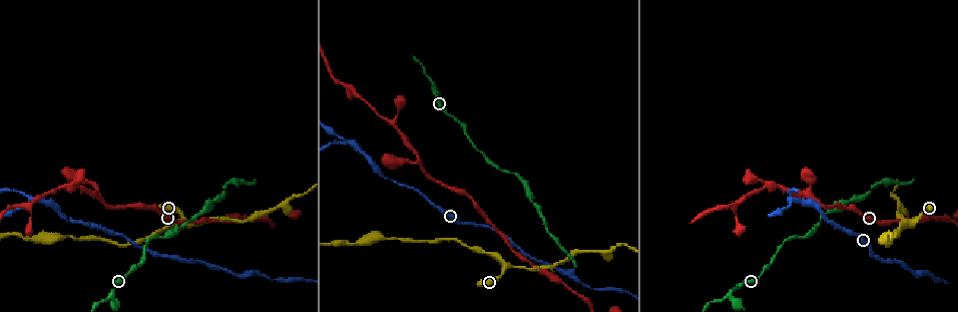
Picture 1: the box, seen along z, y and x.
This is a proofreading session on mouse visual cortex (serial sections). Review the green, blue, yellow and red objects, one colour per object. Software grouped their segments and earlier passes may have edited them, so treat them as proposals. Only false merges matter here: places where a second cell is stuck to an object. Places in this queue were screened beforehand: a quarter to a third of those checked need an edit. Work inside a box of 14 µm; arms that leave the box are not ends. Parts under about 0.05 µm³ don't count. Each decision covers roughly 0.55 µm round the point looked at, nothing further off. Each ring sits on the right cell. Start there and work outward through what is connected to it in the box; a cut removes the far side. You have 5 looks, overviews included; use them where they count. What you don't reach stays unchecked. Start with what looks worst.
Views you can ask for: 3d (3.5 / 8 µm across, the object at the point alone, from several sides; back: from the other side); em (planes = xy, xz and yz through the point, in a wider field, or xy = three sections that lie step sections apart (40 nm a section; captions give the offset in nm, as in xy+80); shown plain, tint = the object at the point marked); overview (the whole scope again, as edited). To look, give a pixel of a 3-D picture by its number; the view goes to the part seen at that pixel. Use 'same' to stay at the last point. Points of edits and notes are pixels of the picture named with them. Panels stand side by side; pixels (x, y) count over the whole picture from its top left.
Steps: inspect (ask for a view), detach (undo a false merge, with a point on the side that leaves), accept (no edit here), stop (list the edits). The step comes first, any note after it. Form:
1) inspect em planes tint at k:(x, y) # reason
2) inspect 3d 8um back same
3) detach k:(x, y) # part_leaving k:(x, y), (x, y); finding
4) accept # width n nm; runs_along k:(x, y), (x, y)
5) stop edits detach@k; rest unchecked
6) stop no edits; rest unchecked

inspect 3d 3.5um at 1:(110, 294) # abrupt turn

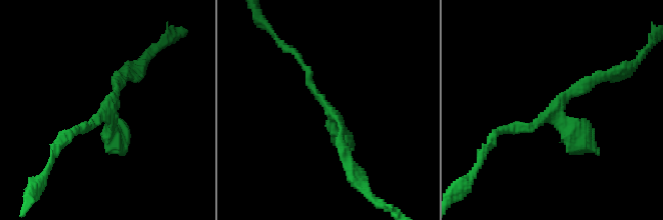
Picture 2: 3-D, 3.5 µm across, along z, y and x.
accept # runs_along 2:(613, 71), (557, 104), (598, 154); continuous, no second cell

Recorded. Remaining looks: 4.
inspect 3d 3.5um at 1:(350, 143) # a fork

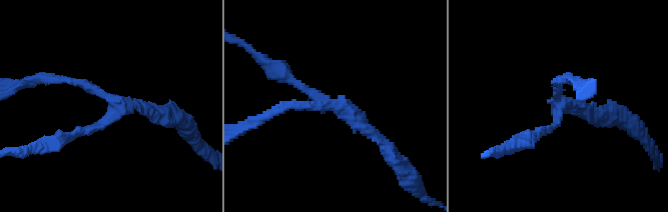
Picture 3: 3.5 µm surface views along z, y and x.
inspect em xy step 1 tint at 3:(341, 108) # arms 3; arm_widths 150, 150, 200 nm

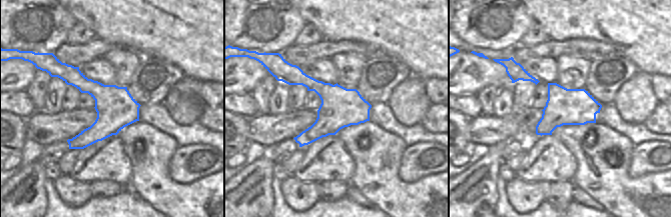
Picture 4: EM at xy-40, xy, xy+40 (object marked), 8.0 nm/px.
accept # runs_along 3:(390, 150), (353, 112), (291, 79); all the same cell

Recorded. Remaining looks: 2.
stop no edits; rest unchecked

